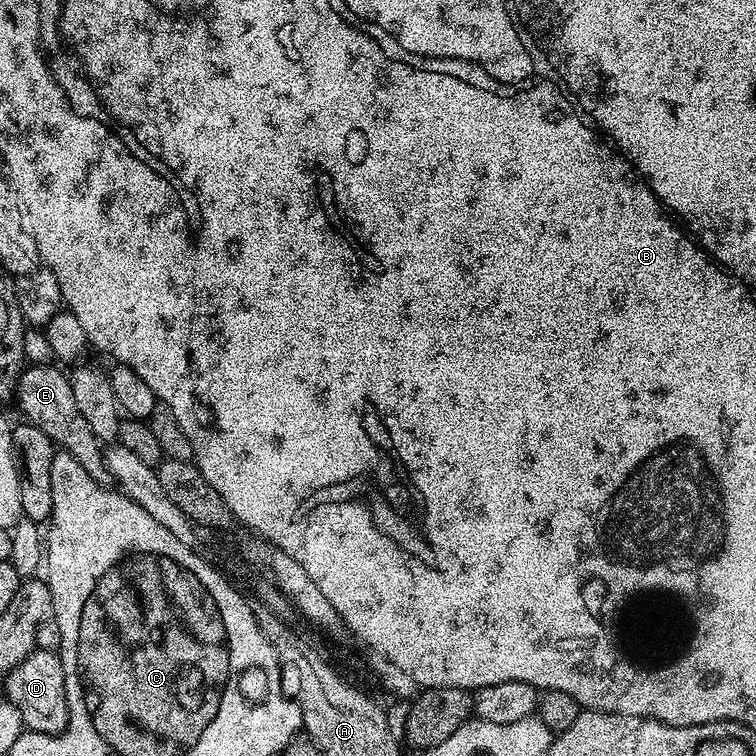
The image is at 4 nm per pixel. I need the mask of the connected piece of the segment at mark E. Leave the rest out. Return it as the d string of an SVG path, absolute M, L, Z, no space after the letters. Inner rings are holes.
M56 366L25 367L16 384L14 404L20 407L20 412L24 415L21 417L27 423L38 426L38 430L46 433L57 449L69 452L82 466L82 470L86 470L86 474L94 478L94 482L105 486L111 485L113 479L104 461L102 441L96 437L94 430L90 430L86 418L82 418L77 404L74 403L74 390L70 390L68 376L59 370L61 371Z

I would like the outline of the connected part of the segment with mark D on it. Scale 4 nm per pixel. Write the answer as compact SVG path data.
M31 652L2 682L7 703L13 704L20 715L21 725L29 732L57 736L68 728L68 703L64 697L66 674L59 655L54 652Z

